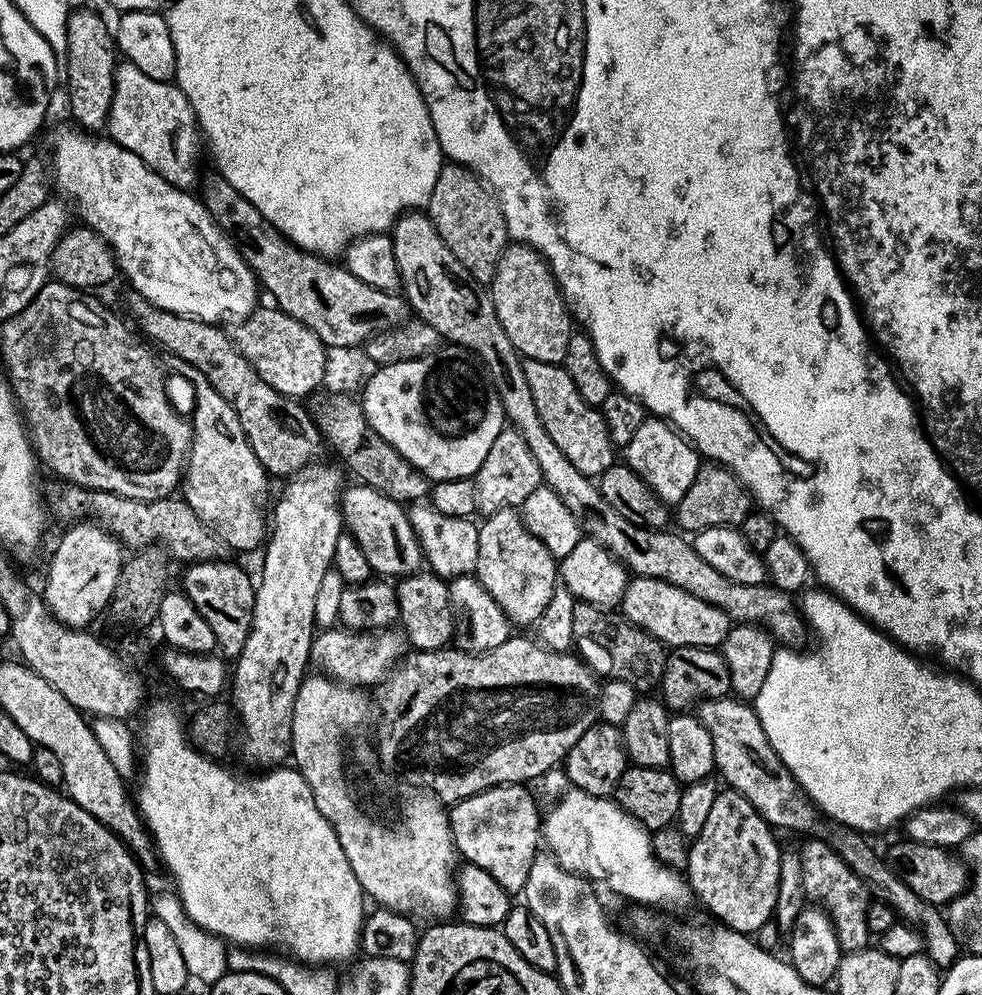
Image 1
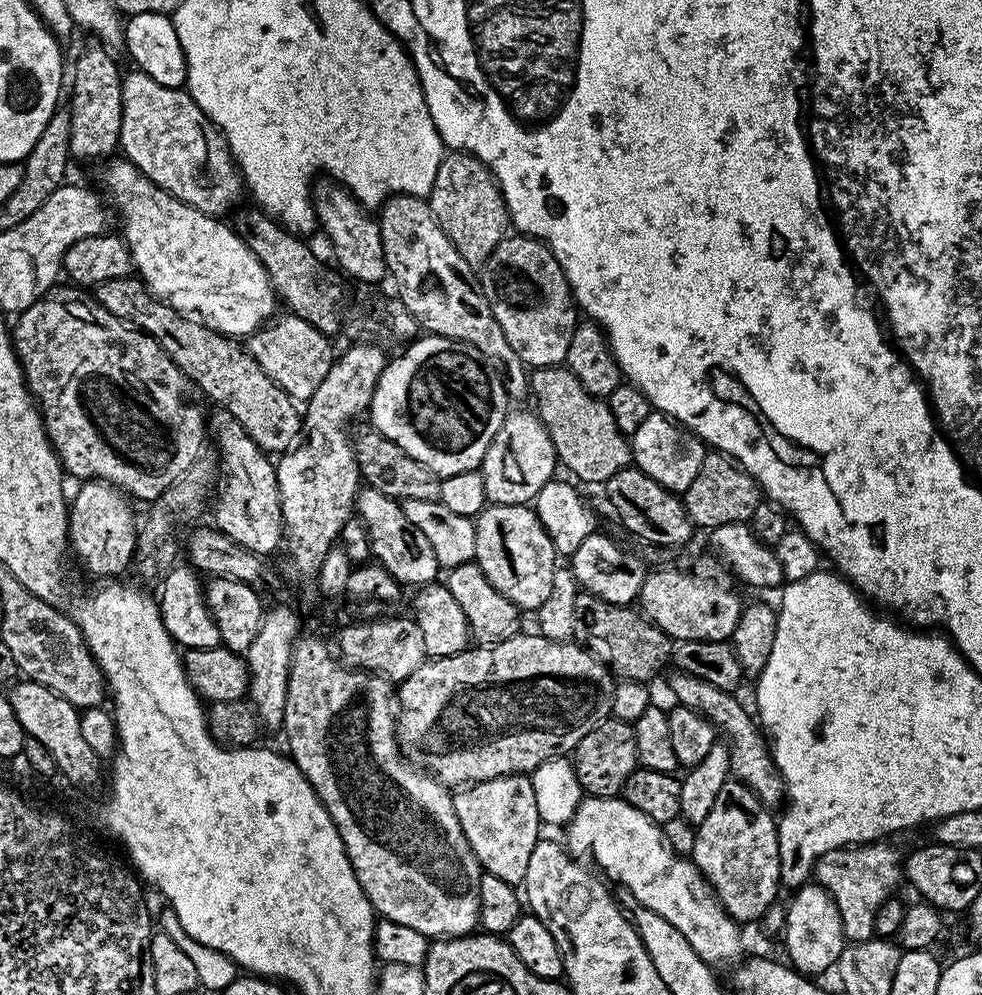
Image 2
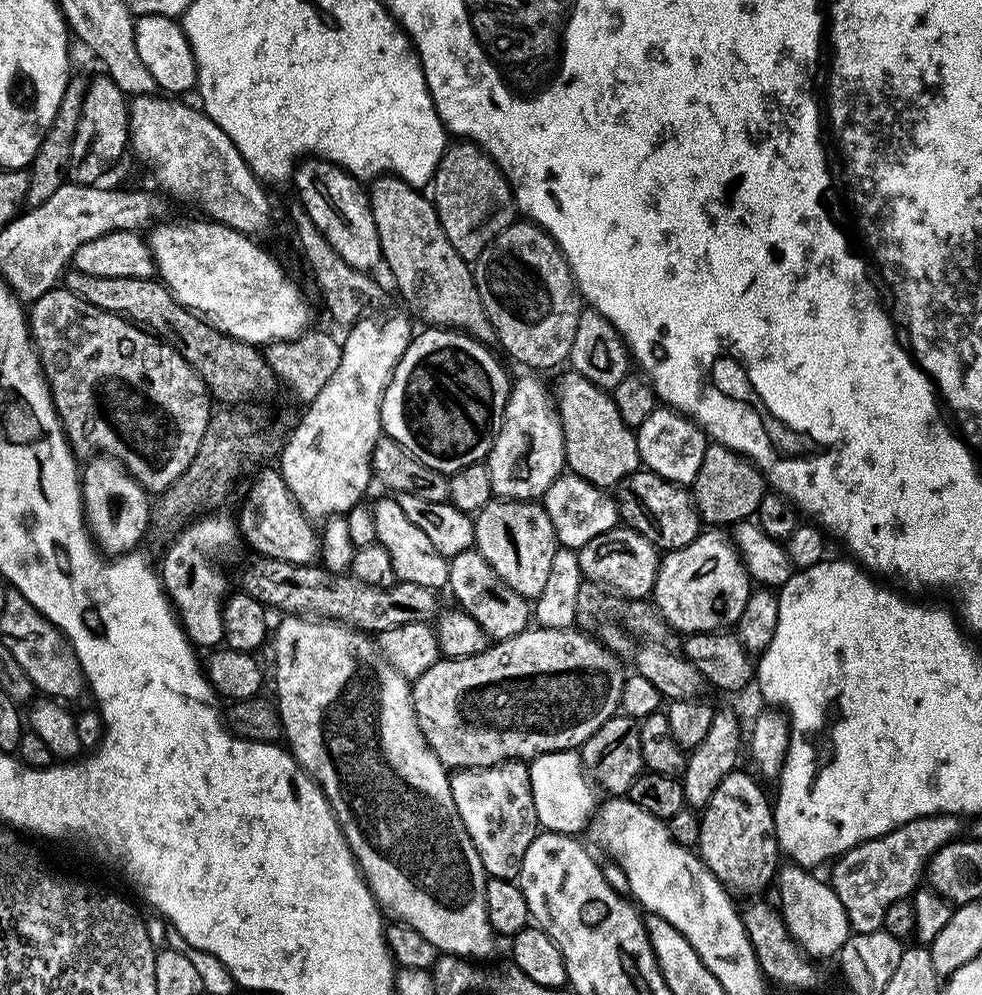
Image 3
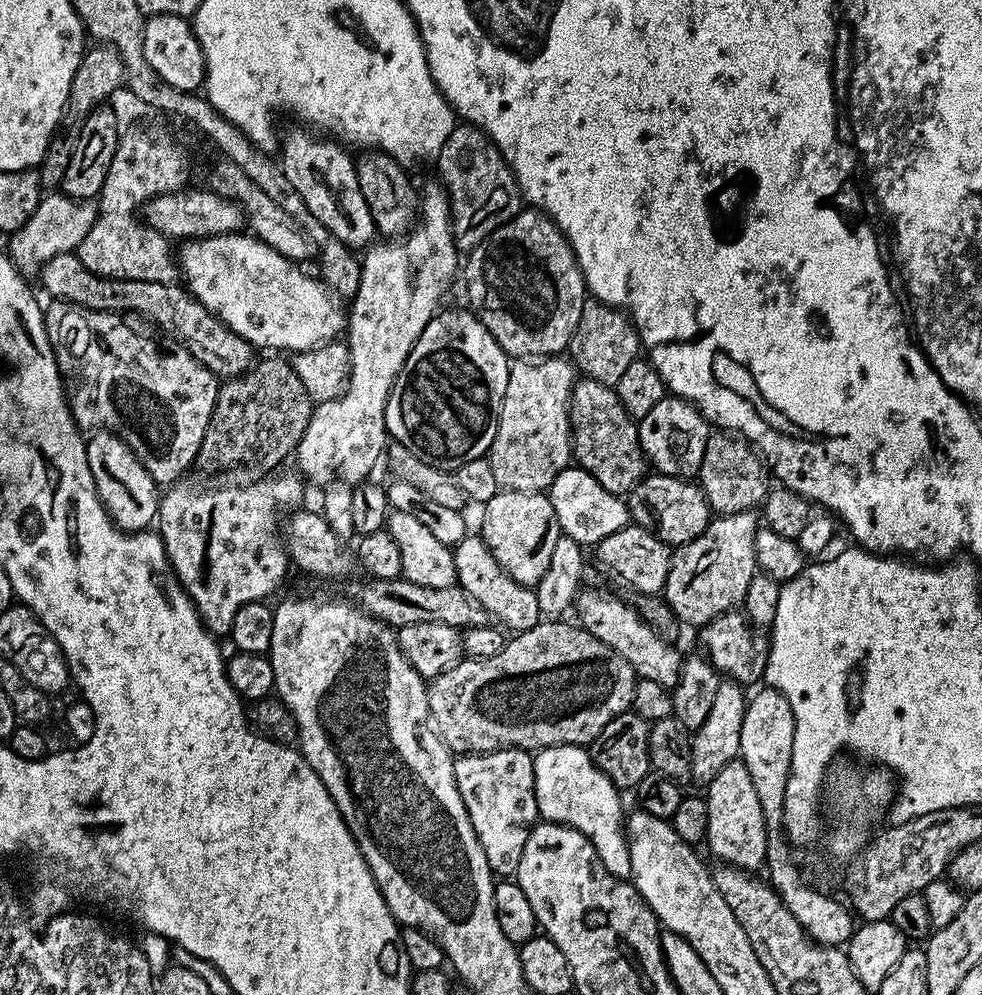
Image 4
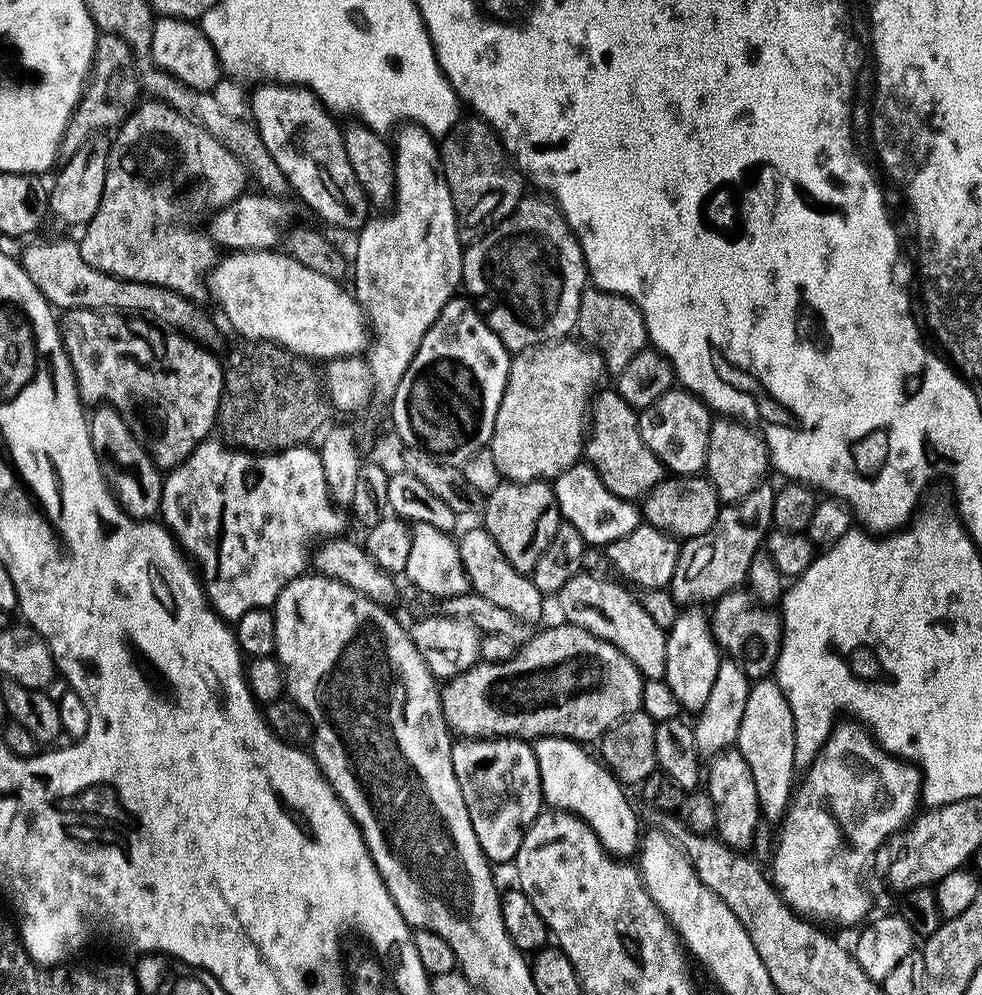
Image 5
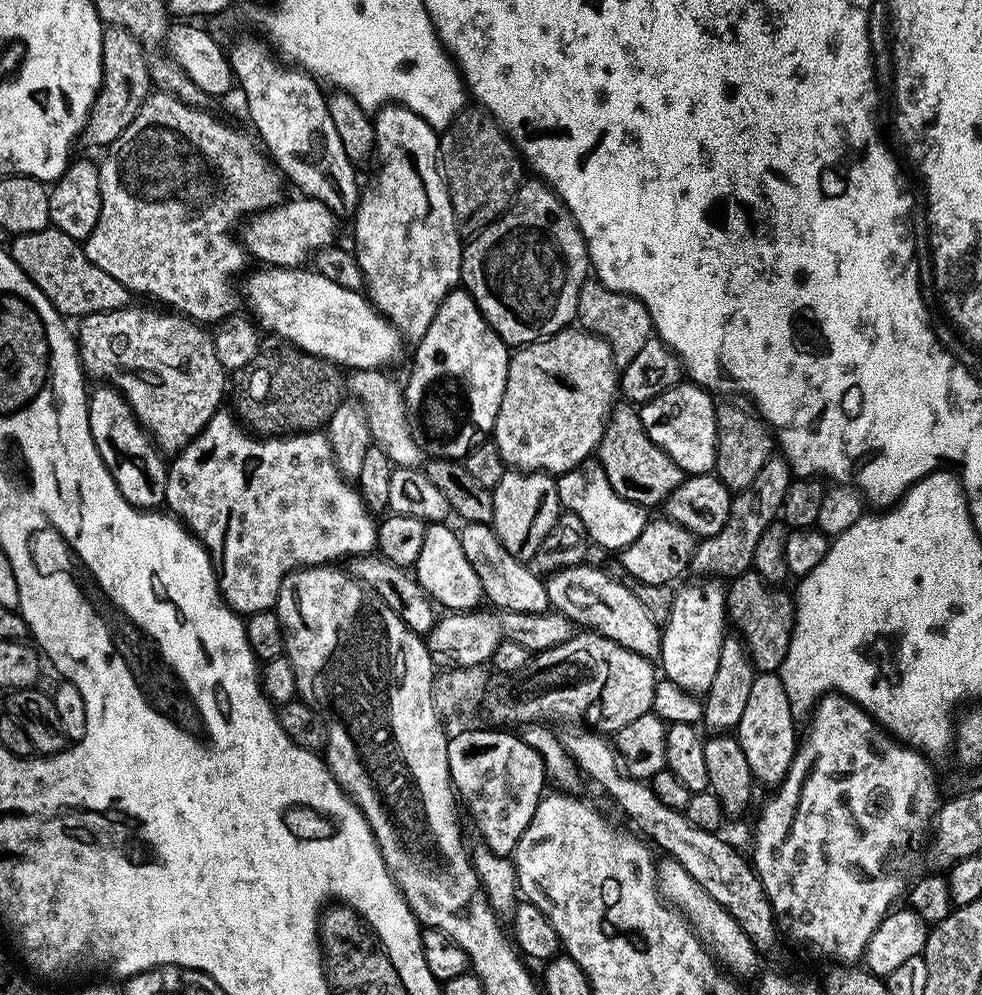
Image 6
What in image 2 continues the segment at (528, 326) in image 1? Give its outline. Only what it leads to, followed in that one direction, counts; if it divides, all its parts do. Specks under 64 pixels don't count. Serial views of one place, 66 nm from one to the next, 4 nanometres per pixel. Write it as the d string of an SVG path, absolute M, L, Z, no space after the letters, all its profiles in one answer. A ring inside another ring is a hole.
M523 234L505 236L483 264L482 281L494 317L525 366L555 368L567 361L578 309L558 258L541 240Z

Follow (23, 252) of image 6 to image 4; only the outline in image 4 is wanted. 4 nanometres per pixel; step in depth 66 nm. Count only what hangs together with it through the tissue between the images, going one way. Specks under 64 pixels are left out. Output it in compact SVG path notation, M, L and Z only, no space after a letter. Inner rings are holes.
M75 252L58 254L54 258L50 258L50 262L46 262L44 267L40 269L38 280L44 283L44 288L49 292L49 297L52 300L69 300L71 304L86 306L99 312L114 312L117 314L137 312L140 316L149 316L162 331L177 336L180 339L177 341L182 342L183 347L188 349L188 353L194 358L198 358L198 362L202 362L202 366L206 366L206 370L213 372L217 378L240 376L243 372L247 372L254 363L254 355L252 356L254 345L246 338L234 334L234 330L230 330L230 326L226 326L213 312L206 310L206 306L202 306L197 300L194 300L187 287L181 286L179 283L111 280L108 276L99 276L90 270L86 270L86 266L82 266L82 262L76 257Z

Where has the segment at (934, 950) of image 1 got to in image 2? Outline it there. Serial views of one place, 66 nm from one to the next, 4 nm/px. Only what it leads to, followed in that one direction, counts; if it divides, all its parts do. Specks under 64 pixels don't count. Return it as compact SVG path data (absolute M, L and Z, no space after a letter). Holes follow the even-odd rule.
M676 670L673 673L668 680L668 688L676 699L675 703L681 708L692 708L696 712L701 712L706 719L712 721L730 754L731 775L741 780L763 804L779 805L786 796L784 780L780 777L776 760L772 757L761 725L754 719L751 711L748 713L740 705L739 695L718 690L718 686L710 686L710 682L702 682L700 678L694 678L685 672Z

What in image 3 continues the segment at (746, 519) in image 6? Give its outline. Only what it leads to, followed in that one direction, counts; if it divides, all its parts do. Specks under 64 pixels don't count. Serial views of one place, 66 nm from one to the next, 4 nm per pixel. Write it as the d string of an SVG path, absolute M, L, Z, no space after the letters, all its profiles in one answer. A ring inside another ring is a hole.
M704 530L700 535L694 538L694 542L690 542L690 546L682 546L673 552L665 552L660 558L660 569L656 575L656 581L652 587L651 601L662 614L665 622L675 630L678 634L691 634L694 632L719 632L721 630L731 629L738 622L738 618L742 618L742 609L745 608L748 601L748 595L754 590L753 581L750 579L748 571L744 569L744 563L740 557L740 553L736 551L735 544L732 543L729 533L724 530Z

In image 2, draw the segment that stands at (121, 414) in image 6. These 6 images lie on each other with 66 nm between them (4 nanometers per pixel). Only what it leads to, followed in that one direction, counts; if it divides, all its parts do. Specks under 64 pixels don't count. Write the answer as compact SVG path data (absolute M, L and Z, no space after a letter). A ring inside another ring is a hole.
M95 478L85 480L79 485L76 497L71 497L68 510L68 543L74 556L84 563L84 568L92 576L100 578L120 578L124 571L129 571L136 554L136 533L138 516L132 513L133 501L112 484L105 484Z

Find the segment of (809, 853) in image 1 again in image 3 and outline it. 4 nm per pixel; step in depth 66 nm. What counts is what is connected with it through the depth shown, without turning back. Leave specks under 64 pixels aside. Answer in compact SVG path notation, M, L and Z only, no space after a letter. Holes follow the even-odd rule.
M956 814L914 818L892 832L864 840L836 857L831 865L830 883L834 894L838 894L838 902L842 902L842 910L846 910L853 933L883 929L890 902L909 899L921 887L922 877L933 854L961 835L960 820L961 817Z

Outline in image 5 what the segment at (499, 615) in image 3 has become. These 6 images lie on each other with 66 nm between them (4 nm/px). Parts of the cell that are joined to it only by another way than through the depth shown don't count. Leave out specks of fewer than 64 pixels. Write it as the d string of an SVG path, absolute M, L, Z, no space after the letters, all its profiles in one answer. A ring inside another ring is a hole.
M483 526L468 528L458 536L458 554L468 575L471 591L482 594L482 598L494 602L494 606L502 606L502 610L510 610L510 614L524 624L536 626L541 623L539 620L544 616L545 596L540 593L538 586L534 586L531 575L514 570L514 566L506 562L506 554L498 550L498 542L490 538Z

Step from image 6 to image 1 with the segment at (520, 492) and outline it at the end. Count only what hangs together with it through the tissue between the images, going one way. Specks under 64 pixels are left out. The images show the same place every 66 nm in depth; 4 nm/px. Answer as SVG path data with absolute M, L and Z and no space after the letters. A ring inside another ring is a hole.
M503 508L493 516L483 517L479 530L476 579L486 594L502 606L513 625L535 625L558 587L557 557L552 556L550 550L530 534L530 530L526 530L524 519L515 508Z

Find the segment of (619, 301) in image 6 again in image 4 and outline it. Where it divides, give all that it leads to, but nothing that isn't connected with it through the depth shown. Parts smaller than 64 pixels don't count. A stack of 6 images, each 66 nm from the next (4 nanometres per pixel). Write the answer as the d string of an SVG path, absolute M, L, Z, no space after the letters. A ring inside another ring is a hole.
M588 298L582 306L582 318L578 318L578 326L566 352L581 377L614 386L618 378L622 378L622 373L630 367L630 362L641 355L642 345L632 317L627 312L612 304Z

